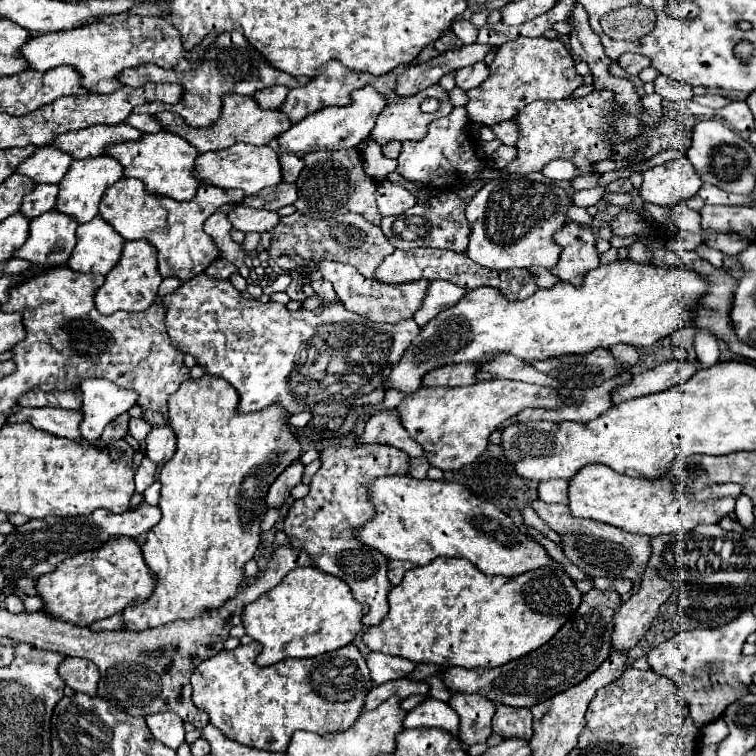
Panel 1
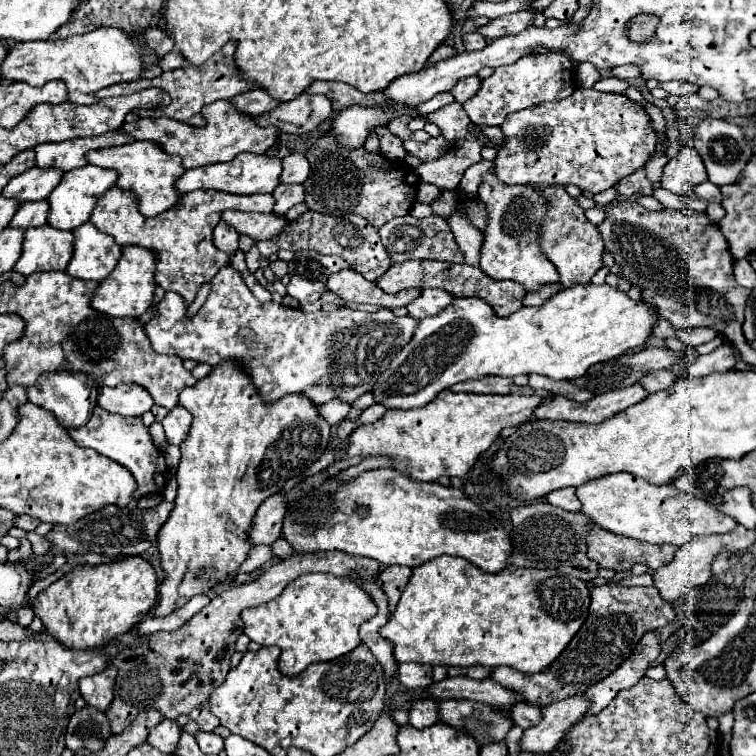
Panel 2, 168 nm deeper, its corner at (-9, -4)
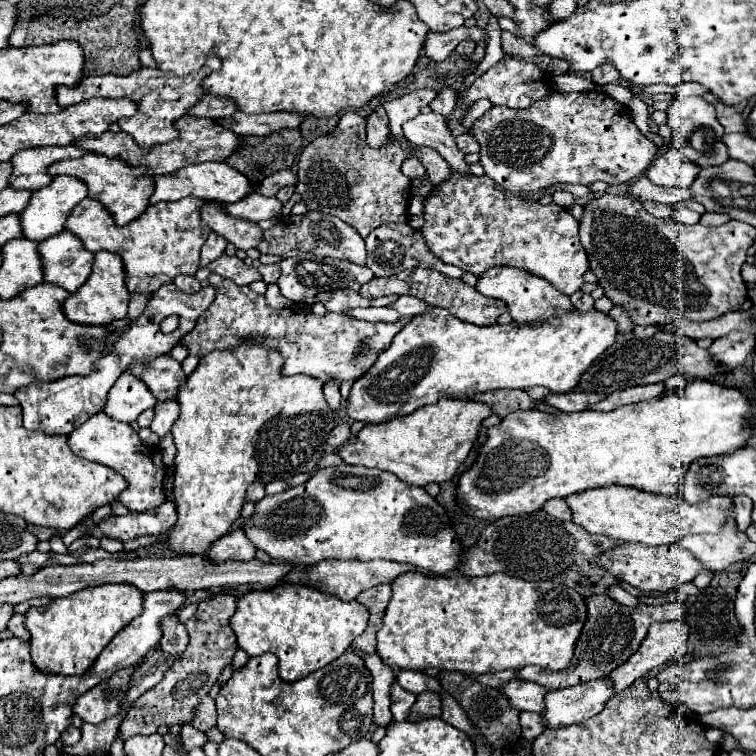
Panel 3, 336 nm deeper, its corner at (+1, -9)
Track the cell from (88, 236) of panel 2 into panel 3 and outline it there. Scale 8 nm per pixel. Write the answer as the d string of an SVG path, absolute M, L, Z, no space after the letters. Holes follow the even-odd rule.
M68 230L38 244L38 252L44 268L44 282L62 286L68 292L76 292L90 276L94 254Z

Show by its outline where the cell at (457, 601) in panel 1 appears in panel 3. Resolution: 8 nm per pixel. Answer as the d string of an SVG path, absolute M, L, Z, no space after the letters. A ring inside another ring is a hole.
M418 572L400 574L392 582L392 598L384 614L384 626L378 630L378 656L392 670L458 670L466 674L488 674L530 664L546 670L564 670L572 662L576 640L586 622L586 600L572 588L552 582L528 582L508 574L480 578L450 576L426 578Z

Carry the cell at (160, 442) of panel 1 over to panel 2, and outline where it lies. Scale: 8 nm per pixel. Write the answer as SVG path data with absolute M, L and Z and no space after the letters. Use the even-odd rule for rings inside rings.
M176 405L176 407L164 417L164 421L162 421L168 443L170 443L170 445L180 445L180 443L186 439L186 435L188 435L190 423L192 423L192 415L190 415L182 405Z

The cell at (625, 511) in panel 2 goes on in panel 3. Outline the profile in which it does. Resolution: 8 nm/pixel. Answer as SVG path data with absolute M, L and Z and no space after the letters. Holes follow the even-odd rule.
M624 486L594 488L588 492L580 492L576 496L568 496L566 502L572 510L572 522L582 526L584 530L592 534L606 534L616 540L642 542L648 546L672 544L686 534L718 532L728 508L732 506L730 498L710 498L694 506L682 502L678 496L650 494Z

